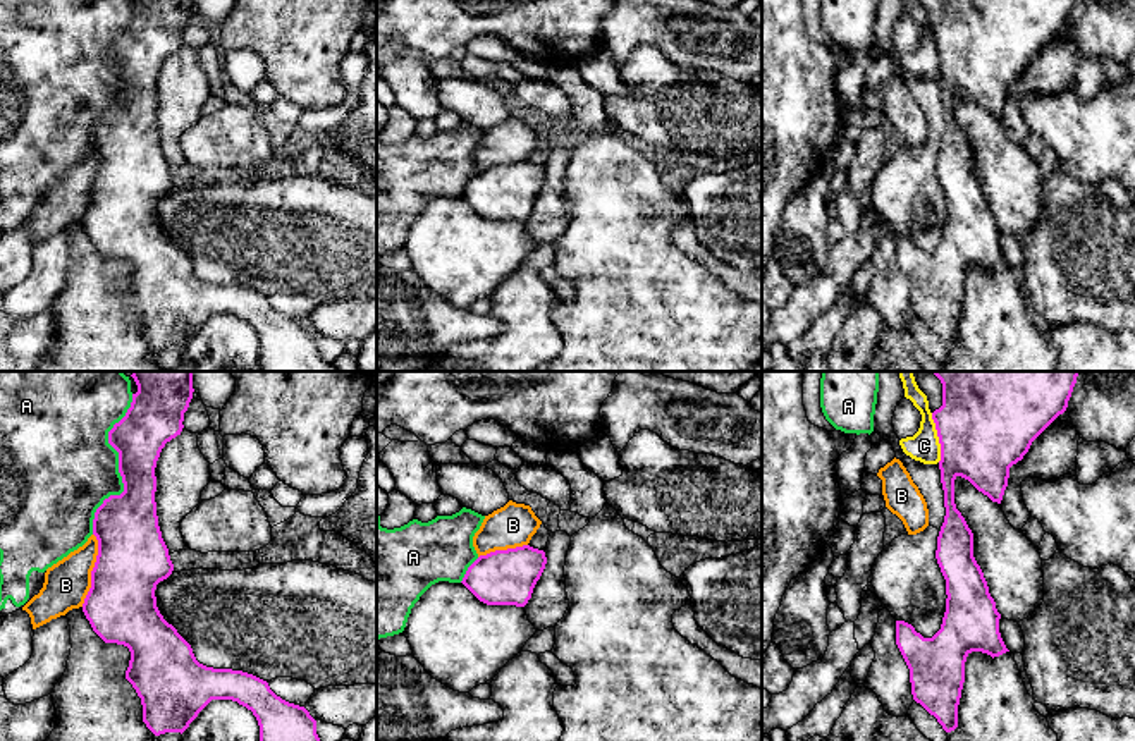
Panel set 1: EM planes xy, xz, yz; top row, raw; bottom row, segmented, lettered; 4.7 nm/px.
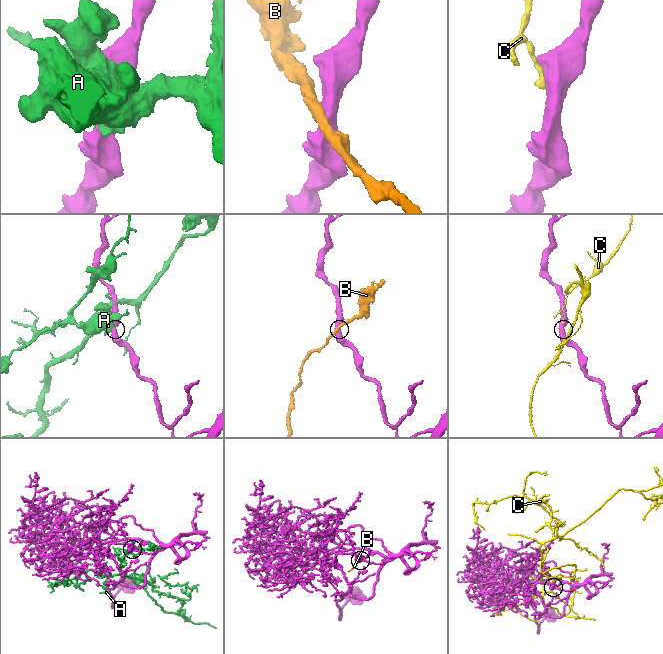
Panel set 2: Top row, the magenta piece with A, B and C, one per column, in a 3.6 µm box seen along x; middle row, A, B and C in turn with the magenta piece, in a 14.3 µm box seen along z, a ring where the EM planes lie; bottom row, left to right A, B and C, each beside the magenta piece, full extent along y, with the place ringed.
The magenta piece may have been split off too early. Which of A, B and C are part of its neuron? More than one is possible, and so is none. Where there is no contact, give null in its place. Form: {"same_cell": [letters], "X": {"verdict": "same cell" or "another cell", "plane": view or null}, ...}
{"same_cell": [], "A": {"verdict": "another cell", "plane": "xy"}, "B": {"verdict": "another cell", "plane": "xy"}, "C": {"verdict": "another cell", "plane": "yz"}}

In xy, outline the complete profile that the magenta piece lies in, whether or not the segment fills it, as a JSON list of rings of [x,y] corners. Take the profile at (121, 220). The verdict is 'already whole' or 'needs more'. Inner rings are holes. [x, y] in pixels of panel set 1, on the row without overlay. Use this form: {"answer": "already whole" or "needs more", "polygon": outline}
{"answer": "already whole", "polygon": [[[138,0],[126,31],[108,46],[108,58],[119,67],[124,107],[105,113],[95,127],[98,170],[83,227],[105,258],[129,263],[126,294],[141,313],[143,337],[155,351],[182,349],[212,315],[232,315],[256,332],[263,371],[342,371],[320,356],[316,335],[310,327],[277,311],[267,296],[242,285],[199,279],[191,260],[156,222],[156,199],[172,189],[174,179],[158,141],[155,83],[165,58],[184,43],[184,28],[193,7],[193,0]]]}

